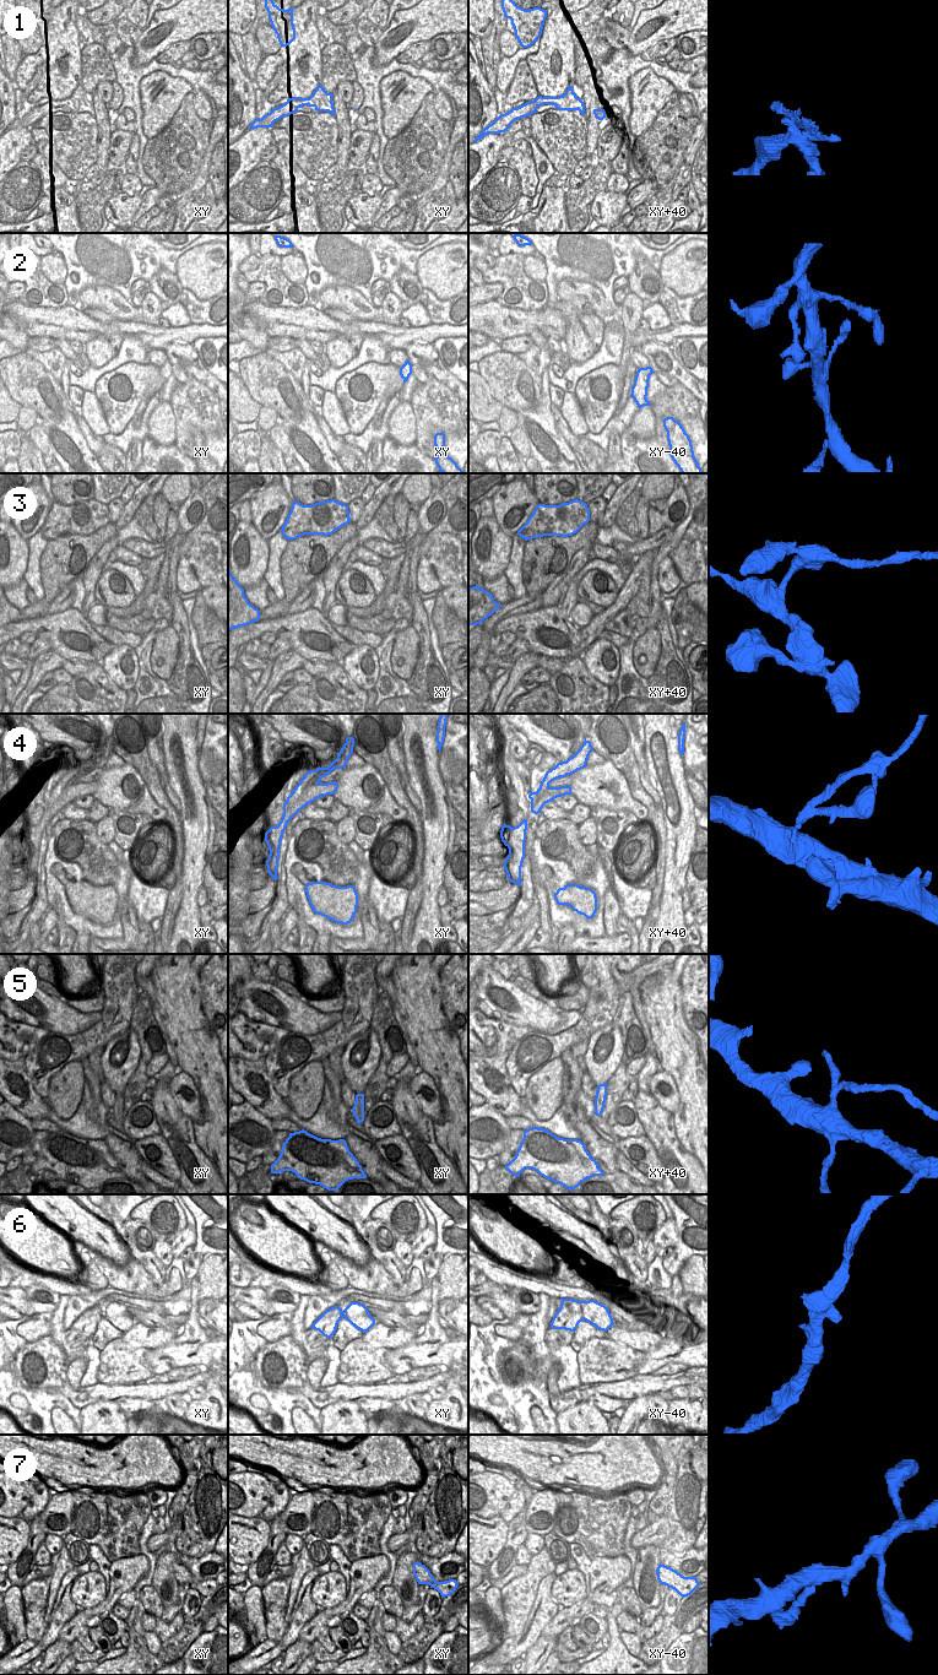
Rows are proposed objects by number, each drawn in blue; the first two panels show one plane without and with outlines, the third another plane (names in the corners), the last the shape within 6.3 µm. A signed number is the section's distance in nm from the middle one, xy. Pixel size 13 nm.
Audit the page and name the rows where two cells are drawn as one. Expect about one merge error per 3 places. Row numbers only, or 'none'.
1, 3, 5

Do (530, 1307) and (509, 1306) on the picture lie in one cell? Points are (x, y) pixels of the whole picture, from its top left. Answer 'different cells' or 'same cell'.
different cells

